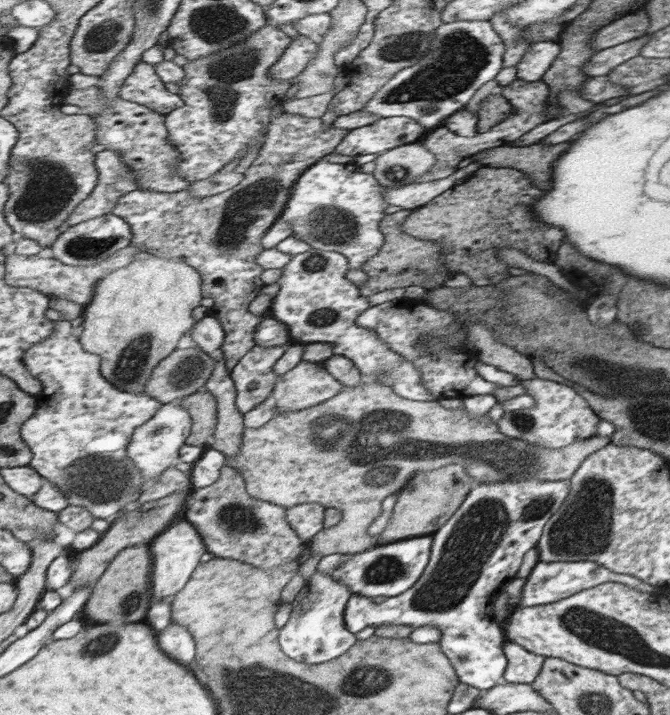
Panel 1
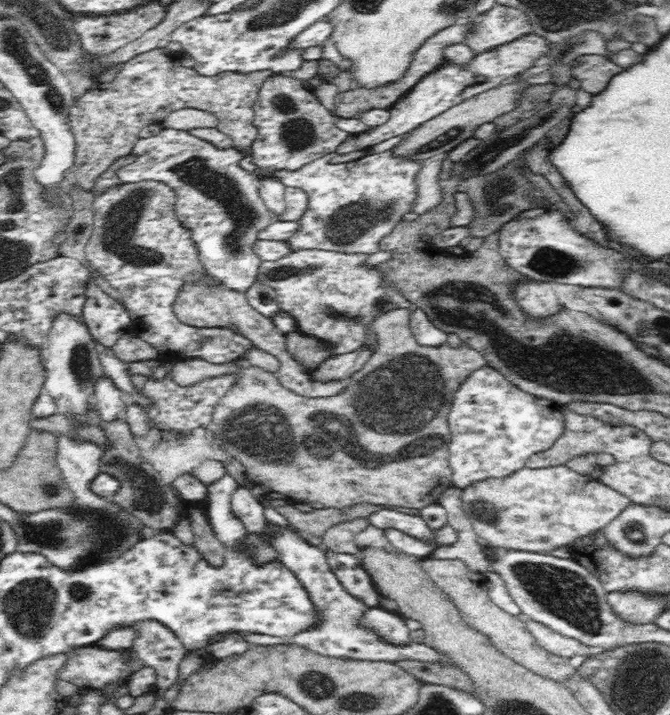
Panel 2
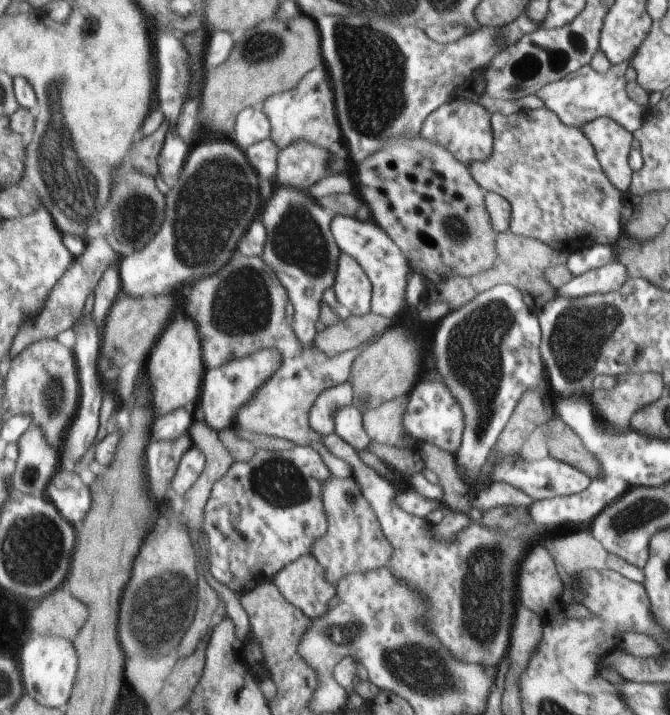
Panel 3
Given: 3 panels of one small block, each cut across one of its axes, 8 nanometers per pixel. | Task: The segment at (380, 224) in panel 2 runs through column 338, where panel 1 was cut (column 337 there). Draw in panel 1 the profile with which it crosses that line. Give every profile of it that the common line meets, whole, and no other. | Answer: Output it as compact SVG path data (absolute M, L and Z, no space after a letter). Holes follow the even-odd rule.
M333 152L301 174L275 222L291 224L291 236L303 240L309 248L339 252L349 258L351 268L363 270L363 264L375 258L385 244L379 222L385 216L383 210L387 206L375 176L359 172L359 166L351 158L341 160Z

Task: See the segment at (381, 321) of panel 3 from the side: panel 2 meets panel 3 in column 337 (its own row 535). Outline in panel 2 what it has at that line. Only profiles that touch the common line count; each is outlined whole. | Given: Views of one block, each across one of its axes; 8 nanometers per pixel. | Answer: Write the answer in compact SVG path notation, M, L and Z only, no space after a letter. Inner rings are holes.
M354 518L354 520L346 520L346 522L338 522L334 524L330 530L326 530L326 534L322 536L322 548L330 550L334 554L356 554L360 550L360 546L356 544L356 534L366 530L370 524L366 522L366 518Z

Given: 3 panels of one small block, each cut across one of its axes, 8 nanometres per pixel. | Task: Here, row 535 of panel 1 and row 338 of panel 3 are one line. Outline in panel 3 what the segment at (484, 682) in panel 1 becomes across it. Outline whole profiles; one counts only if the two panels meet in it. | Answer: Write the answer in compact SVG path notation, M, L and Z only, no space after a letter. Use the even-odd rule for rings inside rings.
M507 284L483 292L483 296L477 296L455 312L447 312L447 304L425 298L417 308L421 324L433 322L437 326L431 342L433 370L463 406L465 430L461 448L455 452L455 462L465 470L467 484L467 478L479 474L519 402L549 382L541 356L543 330L537 316L523 304L519 290Z

